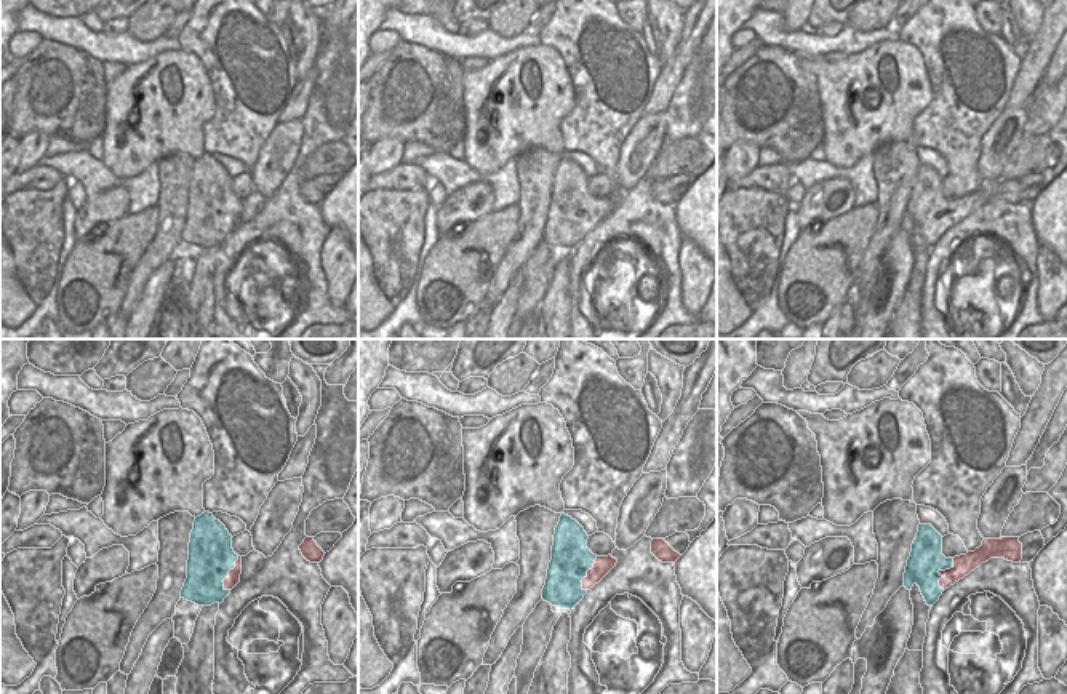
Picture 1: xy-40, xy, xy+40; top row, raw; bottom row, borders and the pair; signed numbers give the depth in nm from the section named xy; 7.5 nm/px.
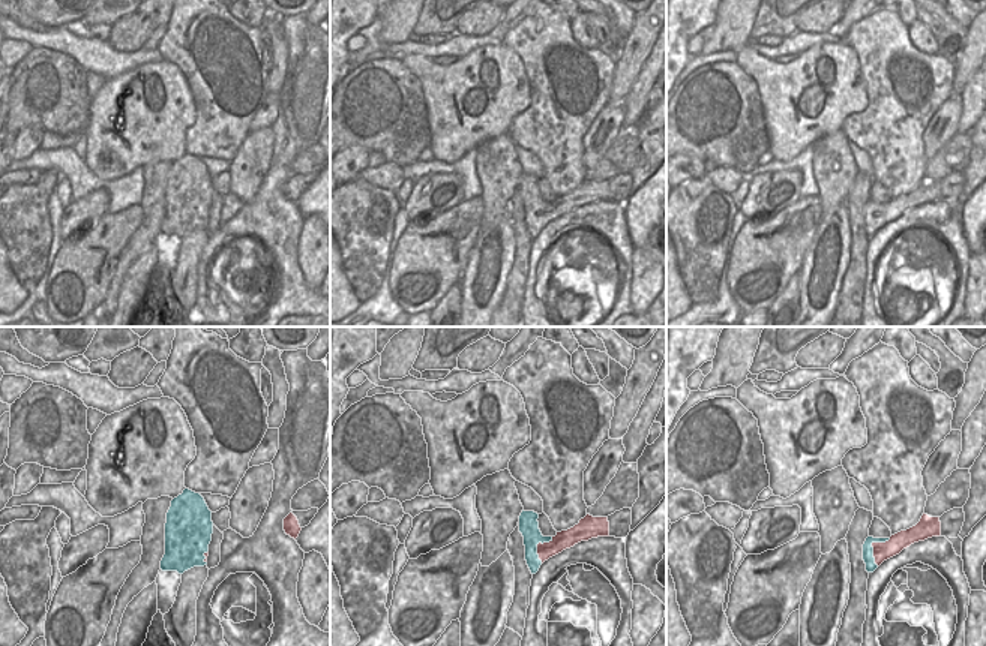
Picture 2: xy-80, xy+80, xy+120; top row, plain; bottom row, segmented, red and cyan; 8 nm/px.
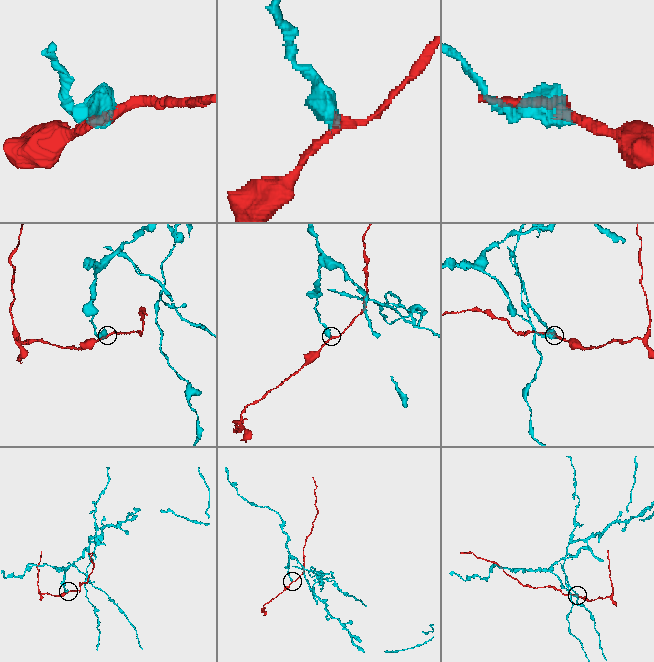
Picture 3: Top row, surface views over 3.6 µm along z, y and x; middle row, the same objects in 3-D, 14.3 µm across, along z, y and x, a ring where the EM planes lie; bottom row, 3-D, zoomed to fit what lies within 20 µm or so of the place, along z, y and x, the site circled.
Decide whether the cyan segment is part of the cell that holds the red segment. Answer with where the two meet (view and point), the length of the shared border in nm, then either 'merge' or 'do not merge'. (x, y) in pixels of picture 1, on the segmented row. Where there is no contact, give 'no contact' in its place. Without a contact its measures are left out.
xy+40 (944, 573) | 260 nm | do not merge

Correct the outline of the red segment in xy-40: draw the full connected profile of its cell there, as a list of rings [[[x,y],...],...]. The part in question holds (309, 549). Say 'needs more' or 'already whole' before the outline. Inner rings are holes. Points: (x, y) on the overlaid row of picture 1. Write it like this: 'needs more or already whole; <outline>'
already whole; [[[306,537],[299,545],[302,556],[310,563],[320,563],[325,556],[325,552],[317,545],[314,537]]]

